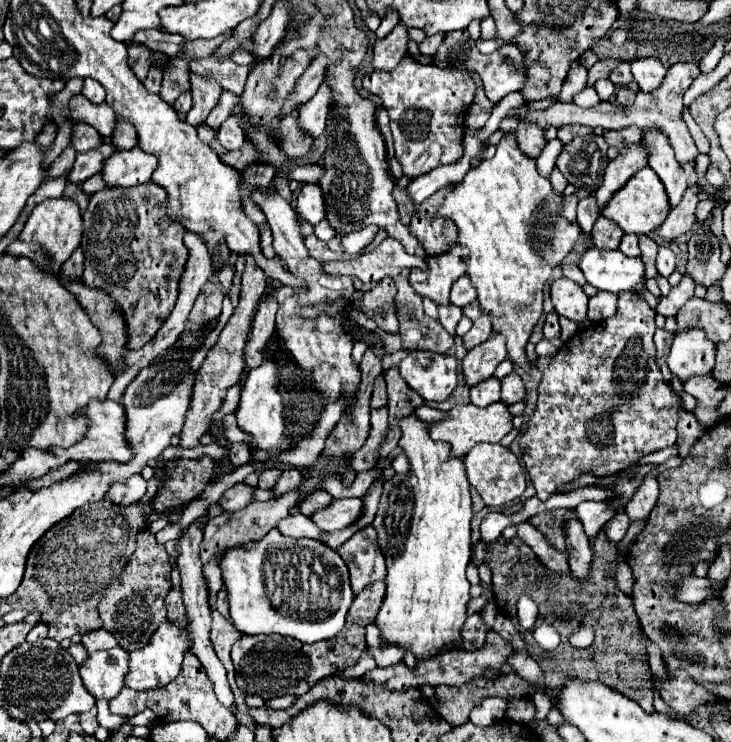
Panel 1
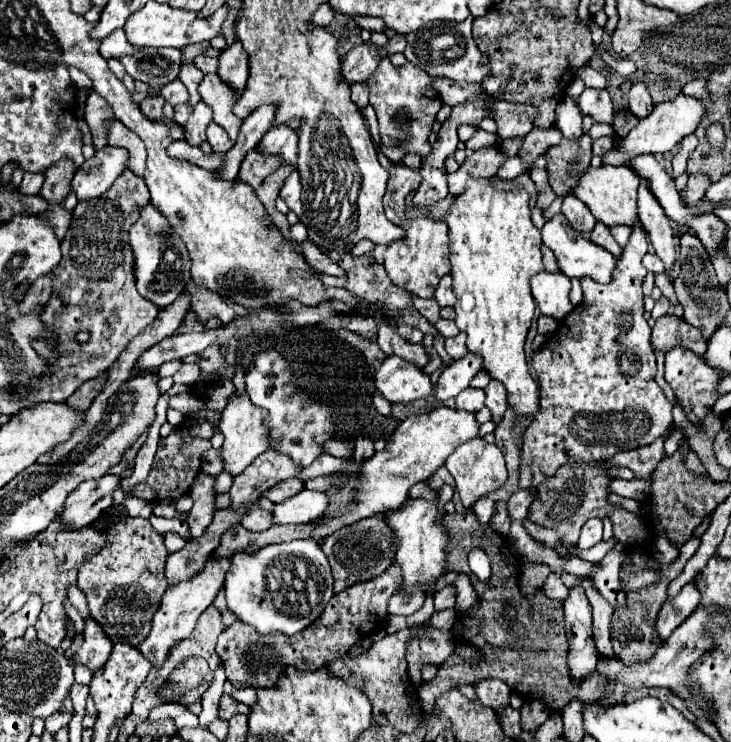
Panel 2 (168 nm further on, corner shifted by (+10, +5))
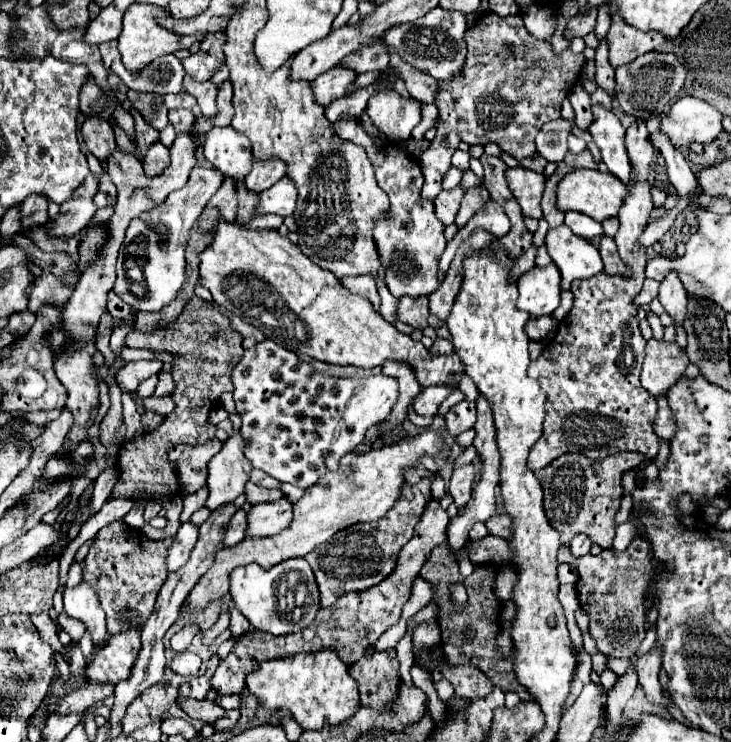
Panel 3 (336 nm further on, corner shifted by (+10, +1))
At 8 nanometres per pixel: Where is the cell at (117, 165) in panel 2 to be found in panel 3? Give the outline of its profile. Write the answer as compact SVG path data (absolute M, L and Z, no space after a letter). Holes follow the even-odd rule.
M88 175L86 181L76 189L74 197L60 205L60 213L56 219L50 219L46 223L46 233L50 237L72 237L78 235L80 229L92 219L96 213L94 195L98 193L98 177Z

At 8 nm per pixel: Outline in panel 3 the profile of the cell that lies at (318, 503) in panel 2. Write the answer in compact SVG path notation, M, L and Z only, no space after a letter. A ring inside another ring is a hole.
M278 499L274 503L258 503L248 511L246 537L270 537L280 533L292 521L292 503Z

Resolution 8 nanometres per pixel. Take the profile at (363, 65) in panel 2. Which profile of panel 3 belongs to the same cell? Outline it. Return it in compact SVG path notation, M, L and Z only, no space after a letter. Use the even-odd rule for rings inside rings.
M332 67L330 71L322 73L320 77L316 77L310 87L314 87L314 97L318 99L318 103L328 105L330 101L344 97L348 83L352 83L356 79L356 73L344 67Z

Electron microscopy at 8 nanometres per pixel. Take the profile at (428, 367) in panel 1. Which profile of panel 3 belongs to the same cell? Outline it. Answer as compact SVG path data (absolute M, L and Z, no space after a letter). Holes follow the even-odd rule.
M264 339L262 343L256 343L254 347L250 347L250 349L244 351L244 357L238 361L238 367L234 367L234 371L232 371L232 383L234 383L232 397L234 397L234 403L236 403L236 413L242 417L240 435L244 439L244 455L246 455L246 459L250 461L250 465L254 469L260 469L260 471L268 473L270 477L274 477L274 479L278 479L282 483L292 483L292 485L296 485L300 489L312 487L326 471L338 469L338 463L340 463L342 455L354 451L364 441L366 431L372 425L384 421L390 415L390 411L392 411L392 407L394 407L394 403L398 399L398 381L392 379L392 377L384 377L382 373L372 375L372 377L330 377L330 375L324 375L324 373L314 371L310 363L304 363L296 353L292 353L292 351L276 345L270 339Z

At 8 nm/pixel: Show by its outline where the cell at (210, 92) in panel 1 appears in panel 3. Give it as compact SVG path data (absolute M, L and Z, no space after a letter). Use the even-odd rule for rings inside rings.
M222 31L206 35L200 43L200 51L182 61L186 73L196 81L212 79L212 75L224 63L224 51L222 51L224 43L226 43L226 35Z

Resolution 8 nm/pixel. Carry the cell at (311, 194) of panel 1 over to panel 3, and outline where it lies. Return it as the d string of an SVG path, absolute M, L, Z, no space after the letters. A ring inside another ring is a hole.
M280 179L274 187L260 193L260 201L256 205L256 215L280 215L288 217L296 207L296 187L290 179Z

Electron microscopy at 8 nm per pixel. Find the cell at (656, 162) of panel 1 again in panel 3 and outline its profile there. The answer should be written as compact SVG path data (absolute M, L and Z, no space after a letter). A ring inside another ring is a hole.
M666 275L666 279L660 283L660 293L658 293L658 299L664 307L664 311L674 319L676 325L682 325L684 323L684 317L686 317L686 305L688 305L688 299L686 299L686 291L680 283L680 279L676 275Z

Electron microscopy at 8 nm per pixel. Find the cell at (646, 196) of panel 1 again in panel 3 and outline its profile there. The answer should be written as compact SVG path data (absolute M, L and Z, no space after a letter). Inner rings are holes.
M574 169L556 185L556 207L564 213L578 211L592 217L594 221L604 221L612 215L618 215L618 209L622 207L626 193L628 193L626 185L610 173L592 171L592 169Z

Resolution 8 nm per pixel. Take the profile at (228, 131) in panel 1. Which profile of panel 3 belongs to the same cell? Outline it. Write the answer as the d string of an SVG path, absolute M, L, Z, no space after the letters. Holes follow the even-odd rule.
M214 127L206 133L204 157L234 181L242 181L252 167L250 141L232 127Z

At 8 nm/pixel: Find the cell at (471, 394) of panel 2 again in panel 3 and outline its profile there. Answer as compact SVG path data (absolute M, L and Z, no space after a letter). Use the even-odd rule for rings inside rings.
M462 401L458 405L454 405L448 413L446 413L446 431L452 437L458 437L460 433L464 433L466 429L472 429L476 423L476 405Z

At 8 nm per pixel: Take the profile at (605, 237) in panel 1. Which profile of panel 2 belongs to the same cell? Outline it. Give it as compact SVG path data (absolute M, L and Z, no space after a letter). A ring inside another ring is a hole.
M596 223L596 227L592 229L592 233L590 233L590 239L596 243L596 245L600 245L600 247L604 247L604 249L608 249L612 255L616 255L616 257L620 257L620 253L622 253L622 249L620 249L620 245L614 241L614 237L610 235L610 229L604 225L604 223Z

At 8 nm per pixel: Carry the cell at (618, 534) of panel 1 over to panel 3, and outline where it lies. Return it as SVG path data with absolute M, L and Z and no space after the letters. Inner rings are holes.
M576 535L576 537L572 539L572 543L570 543L570 551L572 551L574 557L586 555L586 553L590 551L590 547L592 547L592 541L590 541L586 535Z

